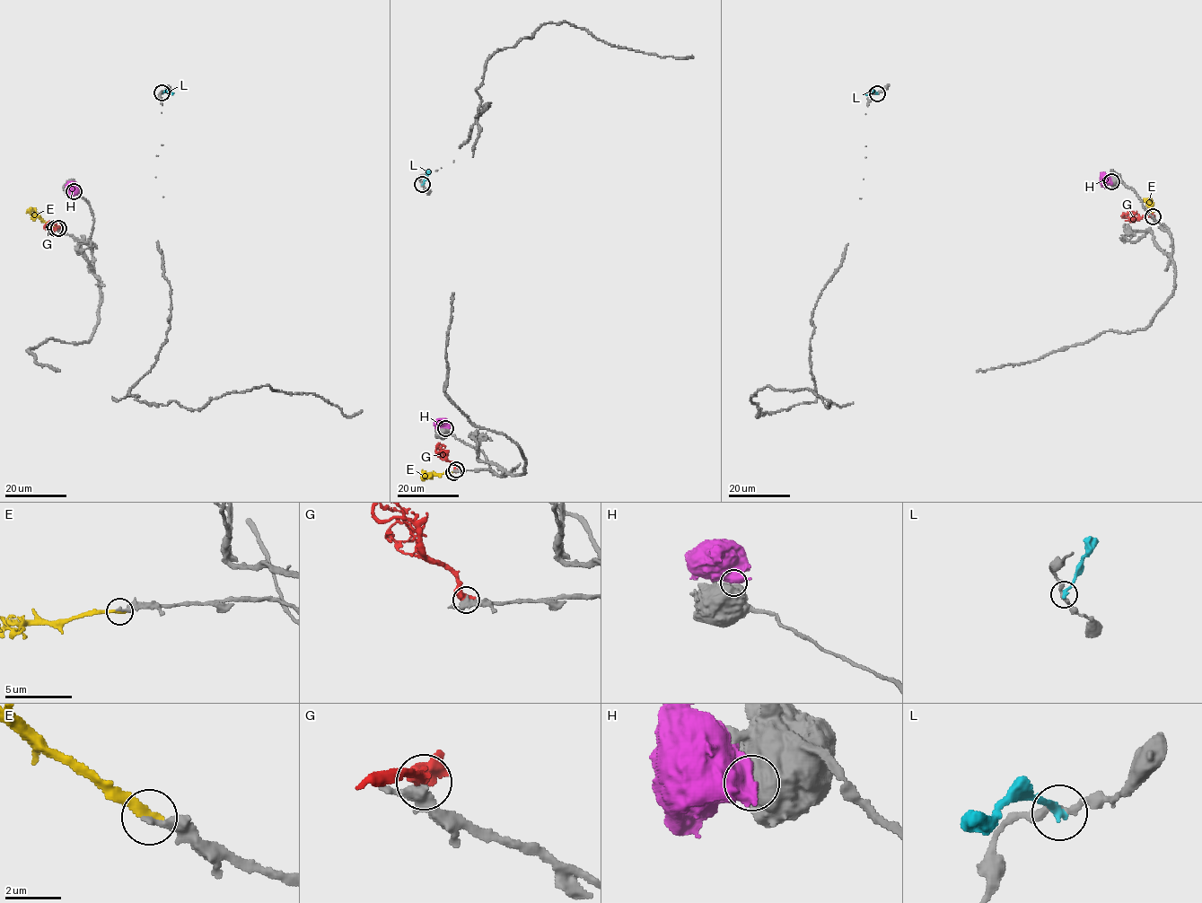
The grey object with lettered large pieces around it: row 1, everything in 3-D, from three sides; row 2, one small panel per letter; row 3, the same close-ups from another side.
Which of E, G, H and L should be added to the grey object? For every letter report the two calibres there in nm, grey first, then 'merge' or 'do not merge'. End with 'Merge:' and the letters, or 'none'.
E: calibres 280 and 320 nm; merge
G: calibres 360 and 480 nm; do not merge
H: calibres 850 and 650 nm; do not merge
L: calibres 240 and 300 nm; do not merge
Merge: E

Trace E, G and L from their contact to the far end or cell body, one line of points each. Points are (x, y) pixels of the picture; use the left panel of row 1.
E: (55, 229), (33, 215), (31, 209)
G: (58, 228), (51, 228), (48, 222), (50, 221), (48, 223), (56, 223)
L: (161, 92), (172, 94)

